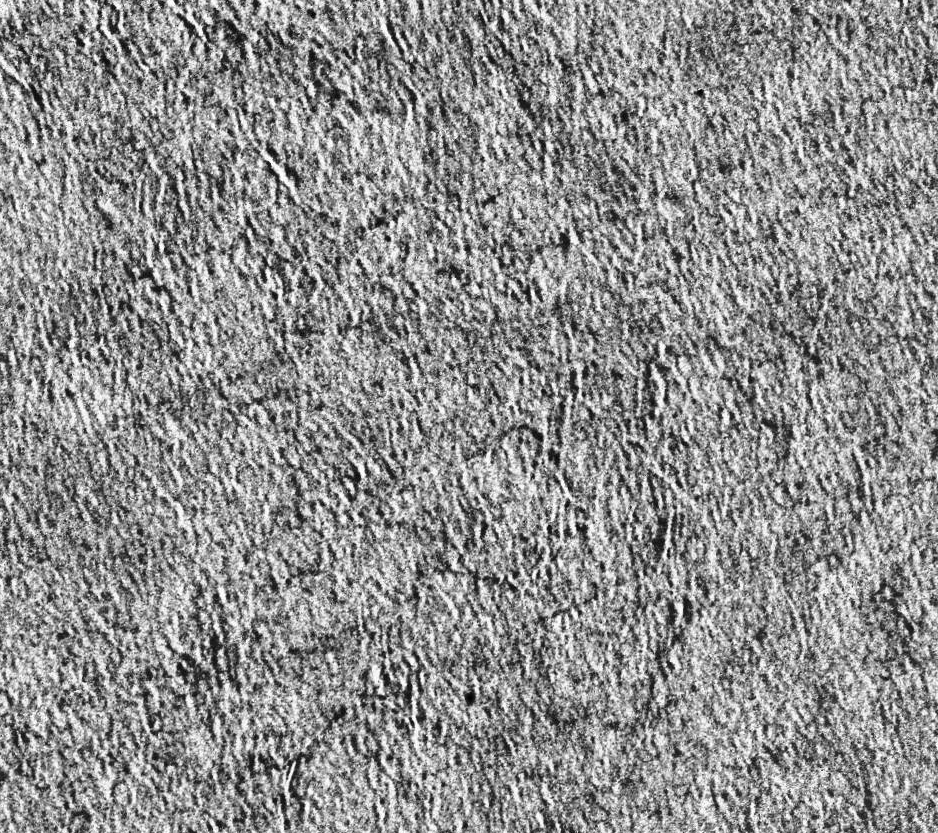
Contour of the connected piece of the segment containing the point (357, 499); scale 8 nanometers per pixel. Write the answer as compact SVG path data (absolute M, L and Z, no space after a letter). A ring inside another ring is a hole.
M358 490L354 494L354 498L350 500L348 514L350 514L350 520L352 520L354 526L368 526L372 522L378 522L380 520L378 500L372 494Z

